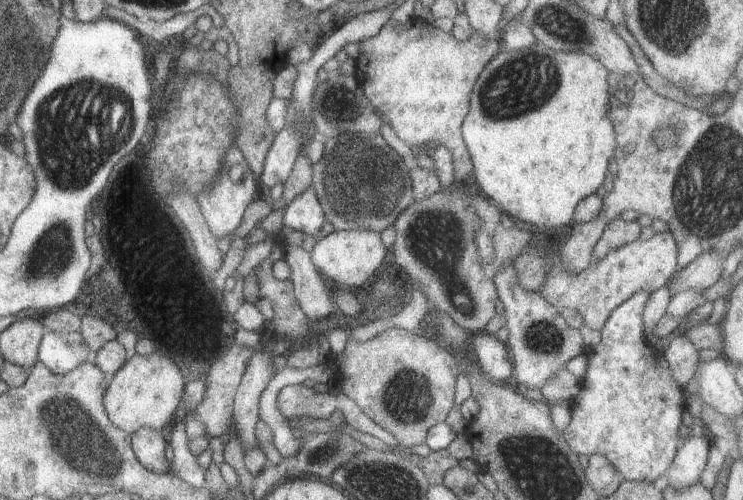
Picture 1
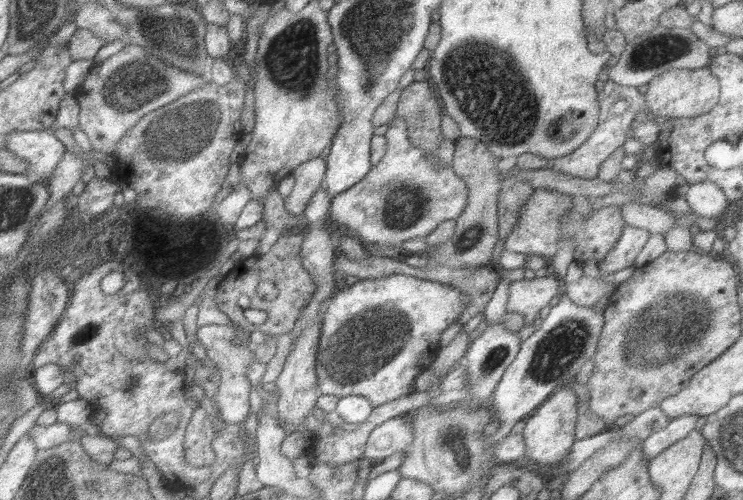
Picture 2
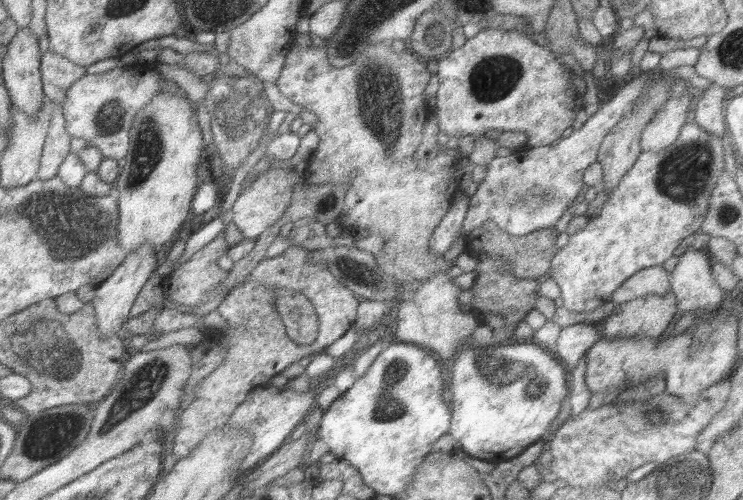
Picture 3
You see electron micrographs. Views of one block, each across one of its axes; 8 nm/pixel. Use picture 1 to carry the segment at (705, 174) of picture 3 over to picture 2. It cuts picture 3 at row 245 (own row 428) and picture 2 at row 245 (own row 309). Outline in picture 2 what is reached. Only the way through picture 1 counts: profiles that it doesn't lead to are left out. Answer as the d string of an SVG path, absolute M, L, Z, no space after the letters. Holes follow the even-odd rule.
M625 226L621 232L621 240L617 240L617 246L613 246L613 250L605 256L605 260L597 262L599 272L607 278L609 274L615 274L619 270L633 268L633 262L639 260L639 254L649 236L651 234L647 230Z

